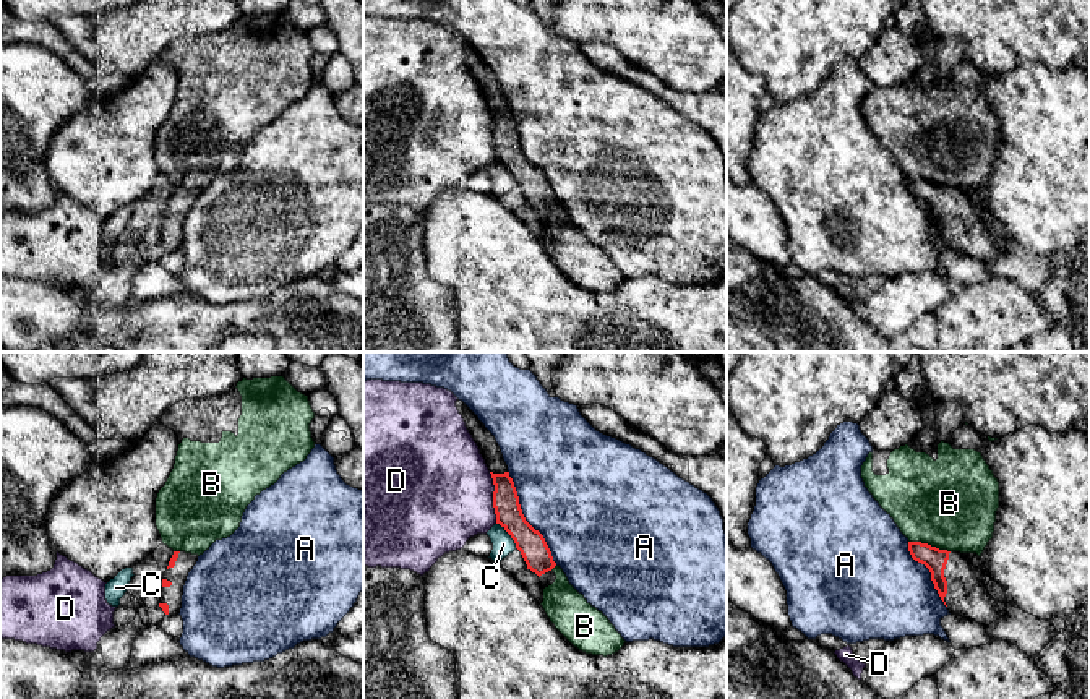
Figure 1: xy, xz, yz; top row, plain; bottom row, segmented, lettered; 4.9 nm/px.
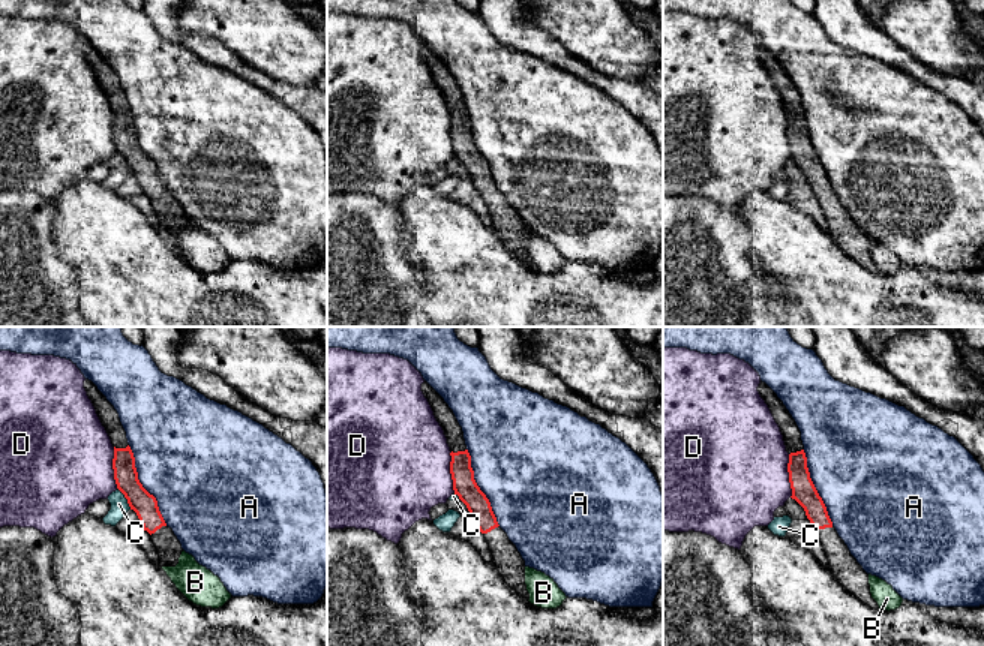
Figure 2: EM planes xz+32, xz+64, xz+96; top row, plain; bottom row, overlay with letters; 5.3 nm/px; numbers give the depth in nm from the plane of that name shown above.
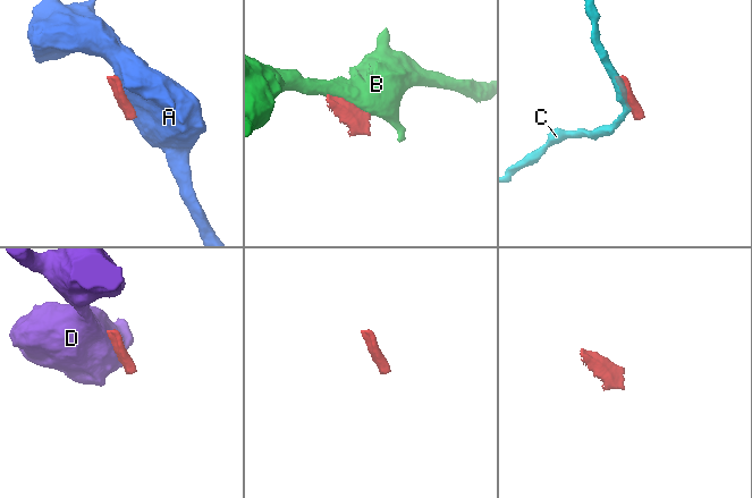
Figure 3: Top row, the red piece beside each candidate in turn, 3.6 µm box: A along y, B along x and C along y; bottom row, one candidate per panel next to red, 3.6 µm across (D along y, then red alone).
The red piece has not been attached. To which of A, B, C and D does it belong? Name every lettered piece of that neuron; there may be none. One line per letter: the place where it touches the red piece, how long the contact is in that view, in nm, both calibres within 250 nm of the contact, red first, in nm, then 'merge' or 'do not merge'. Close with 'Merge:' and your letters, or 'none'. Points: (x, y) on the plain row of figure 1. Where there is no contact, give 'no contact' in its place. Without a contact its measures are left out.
A: meets red in xz at (524, 154); contact 550 nm long; 140 nm thick on the red side, 480 nm on the other; do not merge
B: meets red in yz at (930, 182); contact 220 nm long; 110 nm thick on the red side, 460 nm on the other; do not merge
C: meets red in xz at (510, 171); contact 160 nm long; 140 nm thick on the red side, 100 nm on the other; do not merge
D: meets red in xz at (493, 135); contact 260 nm long; 130 nm thick on the red side, 500 nm on the other; do not merge
Merge: none

